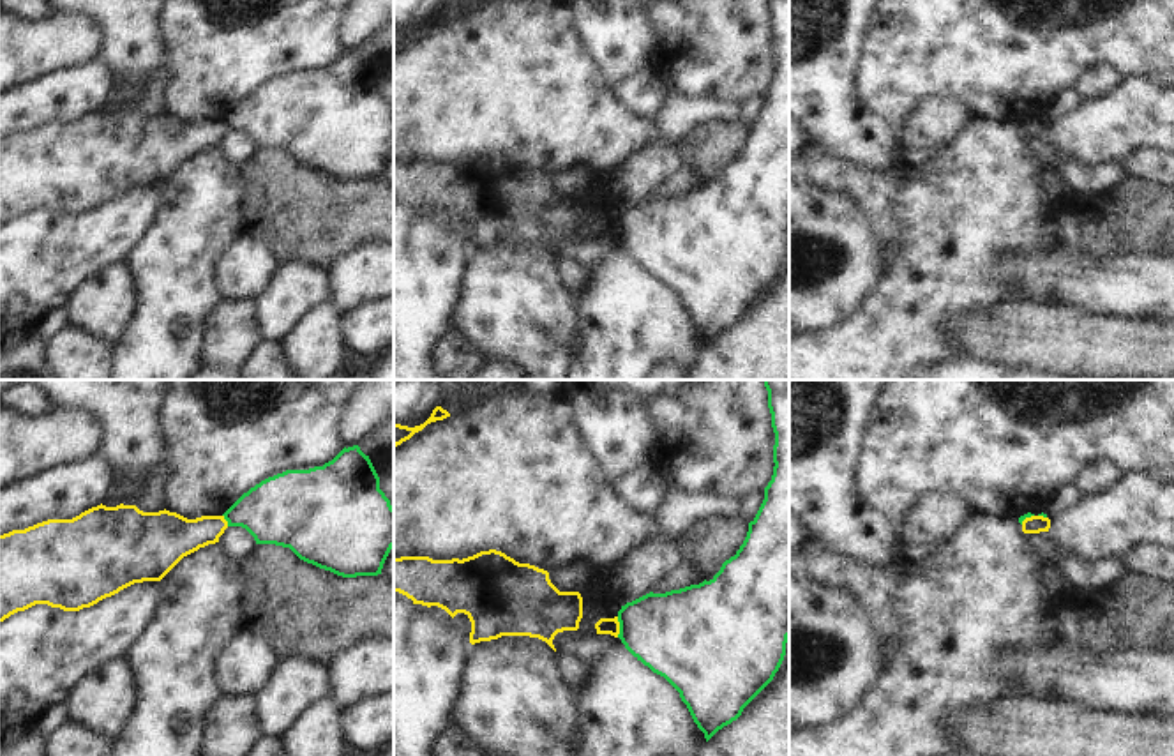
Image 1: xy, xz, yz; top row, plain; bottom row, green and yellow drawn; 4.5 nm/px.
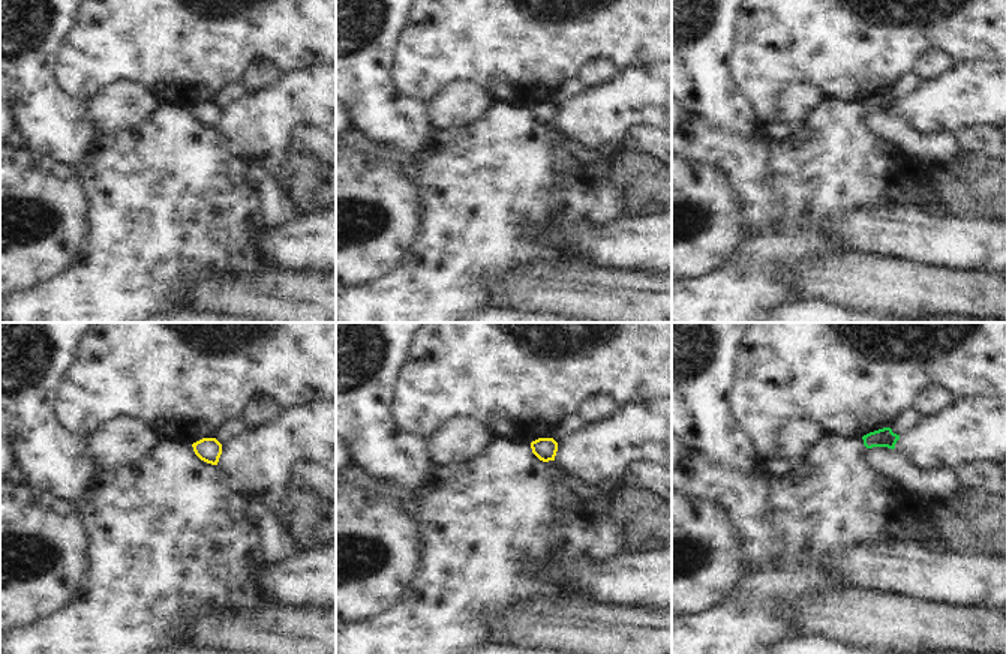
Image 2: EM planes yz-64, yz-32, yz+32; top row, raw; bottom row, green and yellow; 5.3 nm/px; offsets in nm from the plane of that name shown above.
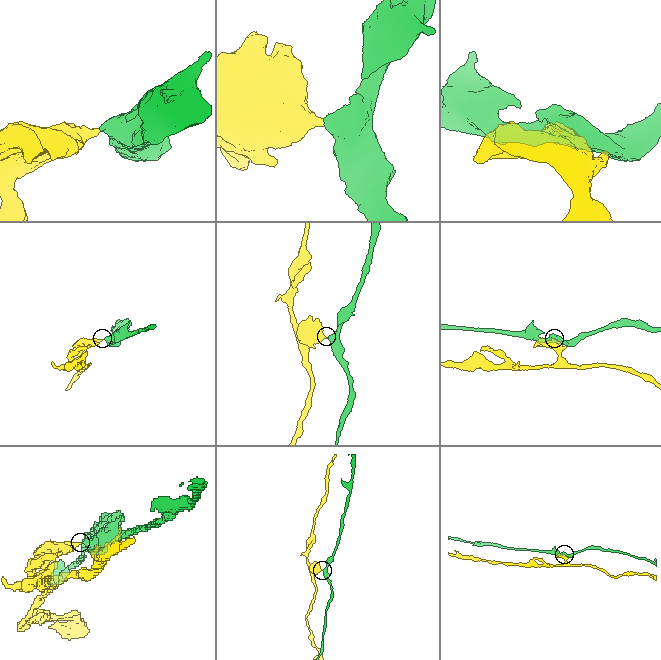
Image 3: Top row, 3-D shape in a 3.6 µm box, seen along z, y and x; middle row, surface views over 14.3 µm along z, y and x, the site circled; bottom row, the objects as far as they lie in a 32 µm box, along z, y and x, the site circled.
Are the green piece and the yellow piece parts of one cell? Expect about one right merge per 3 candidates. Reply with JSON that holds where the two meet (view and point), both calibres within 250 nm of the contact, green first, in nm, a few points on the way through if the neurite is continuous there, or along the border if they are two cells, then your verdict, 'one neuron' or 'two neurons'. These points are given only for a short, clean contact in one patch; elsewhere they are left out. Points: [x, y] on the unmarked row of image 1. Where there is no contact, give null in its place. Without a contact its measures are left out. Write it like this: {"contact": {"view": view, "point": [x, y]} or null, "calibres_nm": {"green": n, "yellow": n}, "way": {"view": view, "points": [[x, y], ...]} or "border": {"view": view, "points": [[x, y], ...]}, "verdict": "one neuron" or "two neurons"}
{"contact": {"view": "xz", "point": [620, 232]}, "calibres_nm": {"green": 380, "yellow": 80}, "border": {"view": "xz", "points": [[617, 221], [618, 241]]}, "verdict": "two neurons"}

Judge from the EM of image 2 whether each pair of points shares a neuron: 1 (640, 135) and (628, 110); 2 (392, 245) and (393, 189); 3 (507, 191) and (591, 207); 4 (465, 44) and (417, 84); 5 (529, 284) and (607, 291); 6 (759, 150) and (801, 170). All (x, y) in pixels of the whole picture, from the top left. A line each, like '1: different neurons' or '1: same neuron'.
1: different neurons
2: same neuron
3: same neuron
4: same neuron
5: same neuron
6: different neurons

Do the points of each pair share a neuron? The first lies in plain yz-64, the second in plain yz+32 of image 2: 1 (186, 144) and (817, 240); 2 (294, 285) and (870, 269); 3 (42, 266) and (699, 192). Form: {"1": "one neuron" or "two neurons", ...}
{"1": "one neuron", "2": "one neuron", "3": "one neuron"}

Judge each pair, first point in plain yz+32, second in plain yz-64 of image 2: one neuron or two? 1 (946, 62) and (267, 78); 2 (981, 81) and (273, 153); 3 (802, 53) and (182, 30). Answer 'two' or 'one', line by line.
1: one
2: one
3: one

